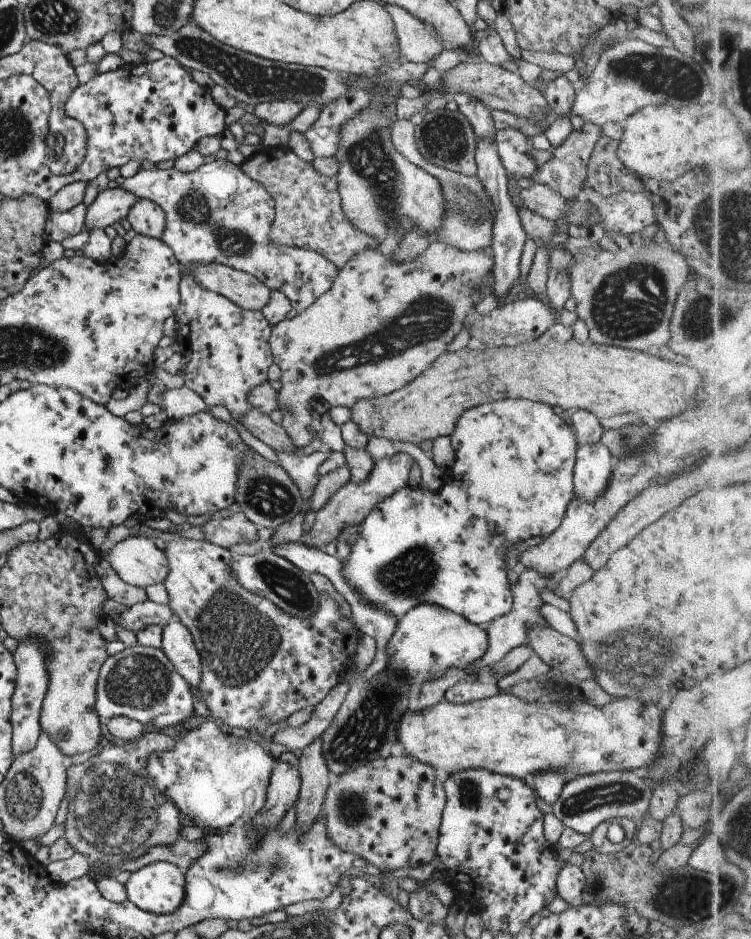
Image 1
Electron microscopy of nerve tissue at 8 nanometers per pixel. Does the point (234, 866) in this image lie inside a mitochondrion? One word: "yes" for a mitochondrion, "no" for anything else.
yes

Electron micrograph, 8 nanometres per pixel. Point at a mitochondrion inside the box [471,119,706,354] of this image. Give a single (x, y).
(628, 305)

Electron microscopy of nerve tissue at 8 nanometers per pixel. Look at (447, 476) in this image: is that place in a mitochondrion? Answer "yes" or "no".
no

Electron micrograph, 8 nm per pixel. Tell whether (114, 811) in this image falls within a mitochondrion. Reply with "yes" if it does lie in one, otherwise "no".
yes

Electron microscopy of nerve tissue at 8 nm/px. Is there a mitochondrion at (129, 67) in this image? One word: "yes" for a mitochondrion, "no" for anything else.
no

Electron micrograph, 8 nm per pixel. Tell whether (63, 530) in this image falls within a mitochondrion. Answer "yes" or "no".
no

